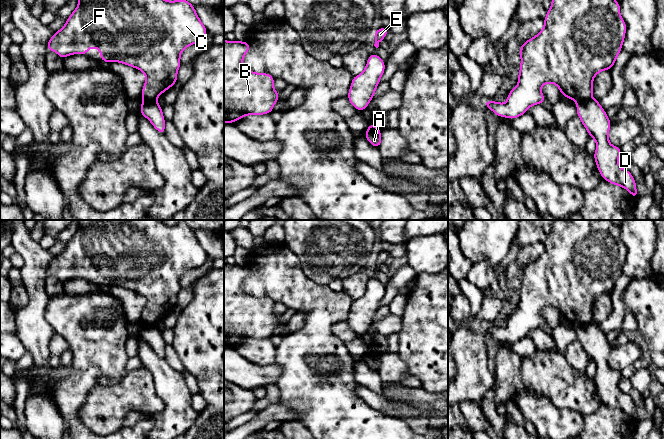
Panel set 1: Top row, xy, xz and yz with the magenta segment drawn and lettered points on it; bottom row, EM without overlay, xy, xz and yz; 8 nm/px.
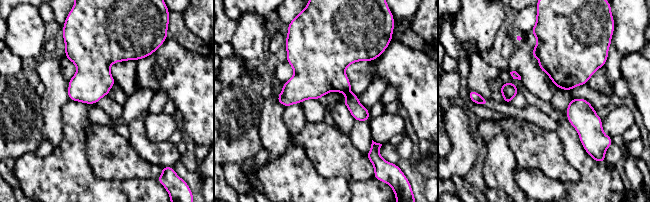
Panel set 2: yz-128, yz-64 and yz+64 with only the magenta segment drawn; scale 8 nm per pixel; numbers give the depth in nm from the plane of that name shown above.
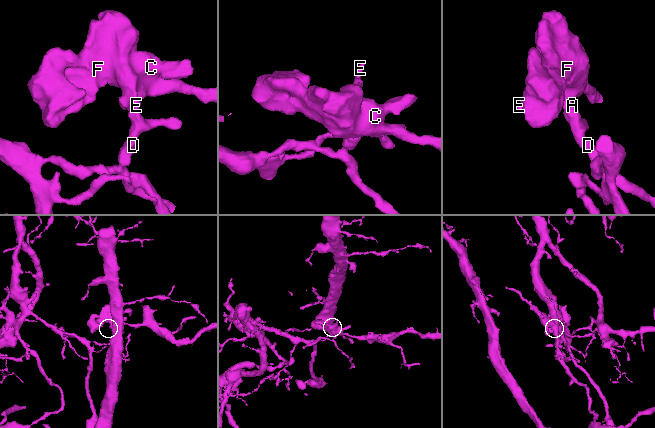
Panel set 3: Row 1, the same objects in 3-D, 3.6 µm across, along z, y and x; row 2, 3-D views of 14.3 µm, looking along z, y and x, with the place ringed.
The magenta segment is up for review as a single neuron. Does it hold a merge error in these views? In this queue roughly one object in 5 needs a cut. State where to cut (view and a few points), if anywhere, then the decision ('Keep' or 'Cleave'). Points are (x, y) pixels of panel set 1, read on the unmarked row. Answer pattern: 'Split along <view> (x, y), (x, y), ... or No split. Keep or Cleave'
Split along yz (591, 321), (577, 326). Cleave

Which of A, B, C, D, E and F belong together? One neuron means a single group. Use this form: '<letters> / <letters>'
A D / B C E F

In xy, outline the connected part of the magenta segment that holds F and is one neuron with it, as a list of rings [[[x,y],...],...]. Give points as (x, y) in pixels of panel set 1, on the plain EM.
[[[78,220],[79,227],[67,242],[62,253],[53,257],[47,267],[47,275],[56,276],[61,283],[72,278],[87,280],[89,272],[100,273],[104,287],[119,286],[142,295],[146,304],[141,316],[143,325],[156,325],[166,314],[177,307],[177,296],[181,290],[183,274],[202,266],[207,253],[199,243],[194,230],[185,223],[168,225],[161,220]]]

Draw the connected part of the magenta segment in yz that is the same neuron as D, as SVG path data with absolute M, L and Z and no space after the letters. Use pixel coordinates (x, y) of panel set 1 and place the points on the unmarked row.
M594 322L584 326L578 325L576 333L577 340L590 362L596 365L597 371L593 381L602 403L628 414L633 423L638 422L635 403L629 394L621 392L618 387L621 372L609 367L608 360L612 346L607 341L606 335Z

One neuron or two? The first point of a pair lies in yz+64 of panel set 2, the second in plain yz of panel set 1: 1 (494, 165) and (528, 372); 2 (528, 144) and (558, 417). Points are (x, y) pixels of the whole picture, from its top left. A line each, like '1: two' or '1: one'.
1: two
2: two

